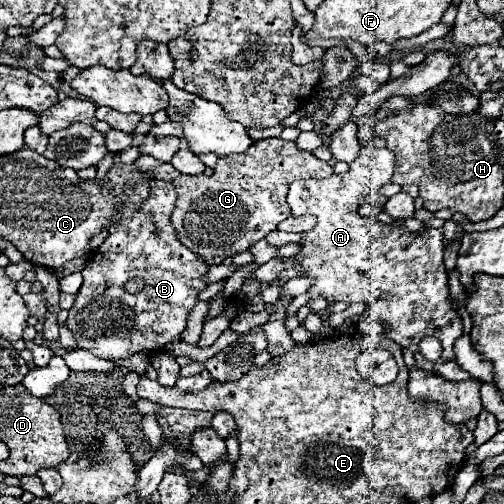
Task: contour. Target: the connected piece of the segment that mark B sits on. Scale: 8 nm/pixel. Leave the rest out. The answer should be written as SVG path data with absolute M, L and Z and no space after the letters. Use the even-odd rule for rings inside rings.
M152 180L150 186L150 196L142 202L142 208L136 212L132 208L124 208L122 220L108 228L108 238L90 254L90 264L82 270L84 284L76 294L76 302L70 308L66 322L68 330L72 330L76 336L78 348L84 348L104 360L128 358L142 350L160 352L166 344L178 342L182 330L186 328L186 316L198 302L198 292L206 288L202 276L208 272L208 264L180 244L176 230L170 224L170 214L176 204L174 186L162 180ZM130 278L142 278L144 288L136 294L128 294L124 284Z

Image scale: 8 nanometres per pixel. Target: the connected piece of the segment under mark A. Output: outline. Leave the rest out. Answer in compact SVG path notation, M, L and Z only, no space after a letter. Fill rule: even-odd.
M368 146L360 150L360 156L350 164L346 174L292 182L286 196L292 216L312 214L318 218L318 224L314 230L304 232L300 252L286 260L286 270L278 280L312 276L316 278L316 284L308 290L312 298L324 296L326 300L344 300L348 304L364 302L366 314L376 316L385 328L384 335L414 352L416 366L436 372L446 380L466 380L470 378L468 372L454 360L454 342L462 336L462 320L452 312L452 304L448 304L442 228L426 228L414 236L402 226L366 220L358 214L360 204L378 194L390 182L392 172L392 152ZM296 266L302 266L304 272L298 272ZM426 336L434 336L442 344L442 354L434 362L426 360L418 348Z

